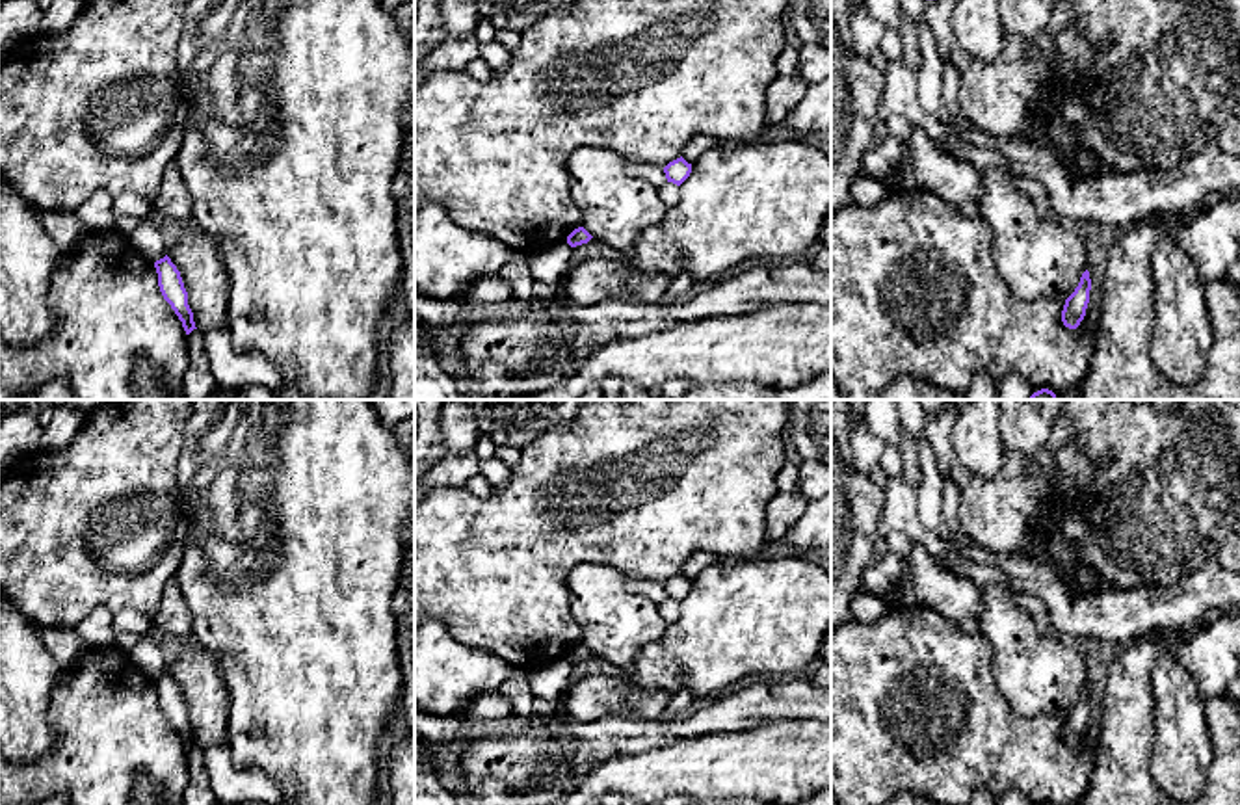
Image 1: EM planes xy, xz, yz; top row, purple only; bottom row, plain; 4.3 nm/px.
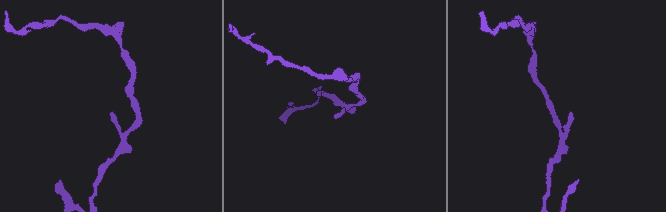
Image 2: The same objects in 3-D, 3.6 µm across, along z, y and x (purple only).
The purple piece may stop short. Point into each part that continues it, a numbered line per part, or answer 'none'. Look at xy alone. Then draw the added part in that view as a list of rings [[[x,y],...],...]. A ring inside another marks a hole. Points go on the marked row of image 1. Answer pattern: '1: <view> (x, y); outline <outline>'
none

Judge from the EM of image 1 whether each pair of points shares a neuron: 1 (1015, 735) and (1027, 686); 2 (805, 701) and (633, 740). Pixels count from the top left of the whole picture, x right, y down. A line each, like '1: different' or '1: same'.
1: different
2: same

